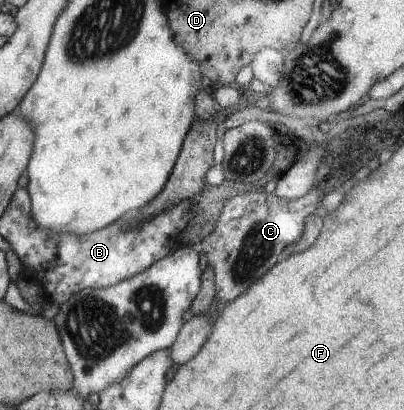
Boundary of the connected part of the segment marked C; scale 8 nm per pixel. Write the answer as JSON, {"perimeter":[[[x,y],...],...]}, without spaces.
{"perimeter":[[[311,188],[293,201],[255,191],[232,195],[223,203],[215,229],[197,243],[199,250],[205,253],[206,265],[213,269],[215,303],[227,303],[241,295],[287,253],[288,246],[299,239],[307,215],[322,206],[317,197],[319,195]]]}

